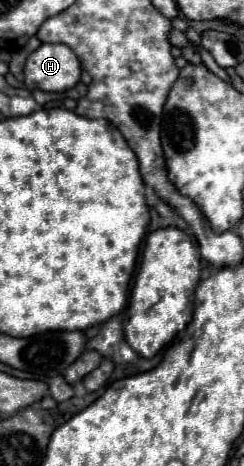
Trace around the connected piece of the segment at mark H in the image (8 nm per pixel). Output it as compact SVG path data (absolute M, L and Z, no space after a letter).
M44 43L28 55L24 85L42 91L68 91L80 81L80 61L68 45Z

